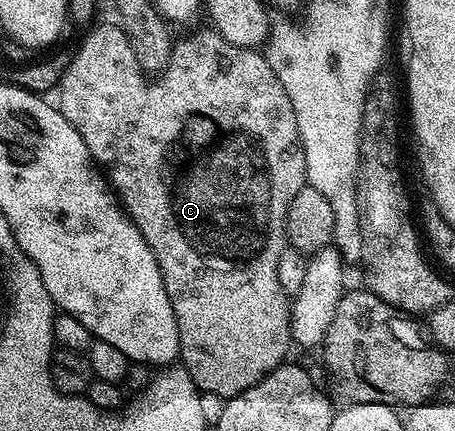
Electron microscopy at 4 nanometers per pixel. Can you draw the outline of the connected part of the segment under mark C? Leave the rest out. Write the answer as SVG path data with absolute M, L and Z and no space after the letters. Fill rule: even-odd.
M107 24L104 28L92 27L83 45L70 57L67 73L63 75L61 93L63 104L61 111L65 119L76 128L91 151L91 159L109 177L109 184L117 193L131 221L141 230L149 250L155 256L157 266L161 270L161 278L165 282L165 290L169 294L169 302L173 306L173 314L179 331L179 360L191 381L200 393L211 396L230 398L249 390L257 382L261 382L274 368L288 359L287 351L293 348L291 339L291 309L289 293L277 279L277 262L283 249L288 247L287 215L293 198L297 198L297 190L307 184L307 167L303 143L299 137L297 118L293 110L293 102L289 102L287 88L281 86L277 74L267 61L262 51L253 48L233 46L221 38L221 34L208 30L200 34L196 40L183 40L171 50L171 62L158 78L148 79L143 72L129 64L127 33L122 27Z

